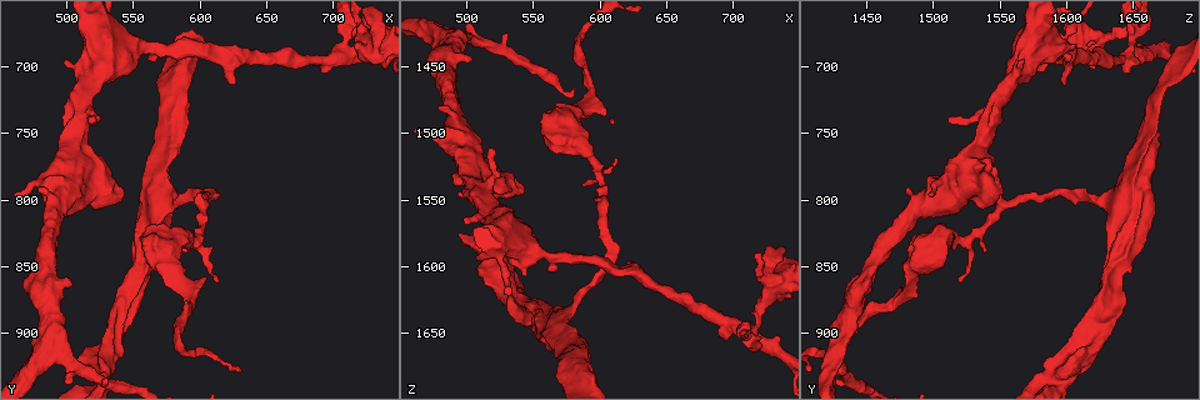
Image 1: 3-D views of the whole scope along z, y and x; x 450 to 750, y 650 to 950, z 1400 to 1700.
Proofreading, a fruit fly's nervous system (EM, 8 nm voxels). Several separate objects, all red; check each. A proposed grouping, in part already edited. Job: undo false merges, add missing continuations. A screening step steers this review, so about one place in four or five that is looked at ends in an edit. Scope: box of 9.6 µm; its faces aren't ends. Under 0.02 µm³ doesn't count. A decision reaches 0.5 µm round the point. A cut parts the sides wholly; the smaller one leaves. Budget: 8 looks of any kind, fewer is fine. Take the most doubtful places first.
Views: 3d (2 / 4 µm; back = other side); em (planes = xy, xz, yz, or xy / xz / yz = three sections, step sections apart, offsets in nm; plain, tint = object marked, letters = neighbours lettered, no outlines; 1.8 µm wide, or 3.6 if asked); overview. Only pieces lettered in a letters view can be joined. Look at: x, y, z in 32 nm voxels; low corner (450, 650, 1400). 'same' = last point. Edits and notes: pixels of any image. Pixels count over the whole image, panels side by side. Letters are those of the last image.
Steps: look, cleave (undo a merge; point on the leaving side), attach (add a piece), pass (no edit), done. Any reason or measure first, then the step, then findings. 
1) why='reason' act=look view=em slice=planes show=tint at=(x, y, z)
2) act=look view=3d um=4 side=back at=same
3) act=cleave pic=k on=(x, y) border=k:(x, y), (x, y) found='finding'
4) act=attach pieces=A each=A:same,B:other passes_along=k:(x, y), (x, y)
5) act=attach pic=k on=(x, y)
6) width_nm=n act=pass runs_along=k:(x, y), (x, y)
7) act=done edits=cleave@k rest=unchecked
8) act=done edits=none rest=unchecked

why='abrupt turn' act=look view=em slice=xz step=16 show=letters at=(566, 794, 1646)

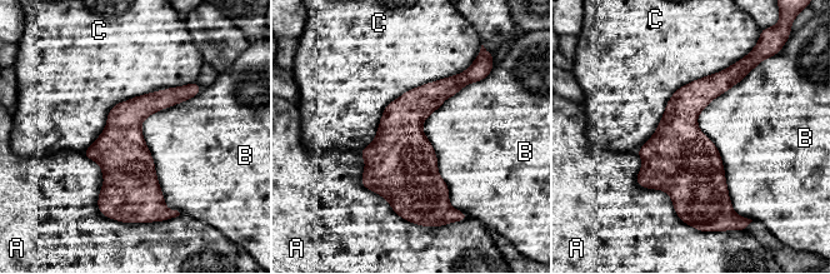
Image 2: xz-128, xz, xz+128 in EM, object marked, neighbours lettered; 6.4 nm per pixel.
act=pass each=A:other,B:other,C:other border=2:(480, 80), (421, 126), (456, 209) found='all the same neuron'

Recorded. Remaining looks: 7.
why='sudden change in width' act=look view=3d um=2 at=(558, 854, 1636)

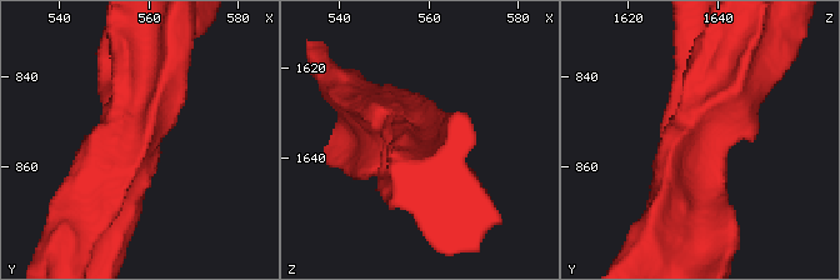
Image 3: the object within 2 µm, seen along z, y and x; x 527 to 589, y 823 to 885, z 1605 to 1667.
why='now the EM' act=look view=em slice=planes show=letters at=(557, 854, 1637)

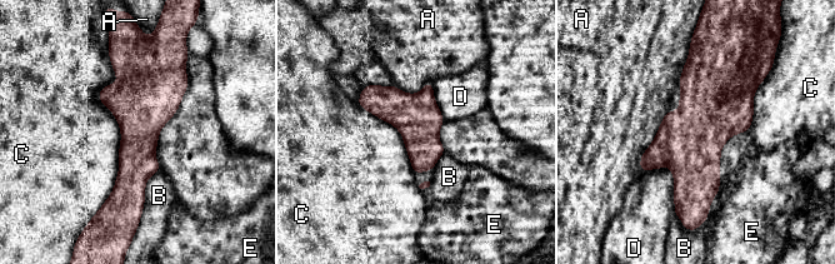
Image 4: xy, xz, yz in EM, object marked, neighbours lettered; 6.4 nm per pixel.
width_nm=300 longest_contact=C:850nm act=pass each=A:other,B:other,C:other,D:other,E:other found='one neuron here'

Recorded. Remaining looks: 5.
why='thick turns thin' act=look view=em slice=planes show=letters at=(488, 906, 1430)

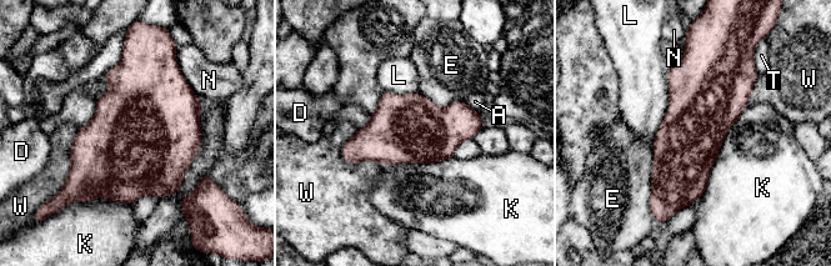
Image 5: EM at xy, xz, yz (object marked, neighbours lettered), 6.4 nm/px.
width_nm=440 act=pass each=A:other,D:other,E:other,K:other,L:other,N:other,T:other,W:other found='continuous, no second neuron'

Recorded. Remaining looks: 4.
act=done edits=none rest=unchecked

